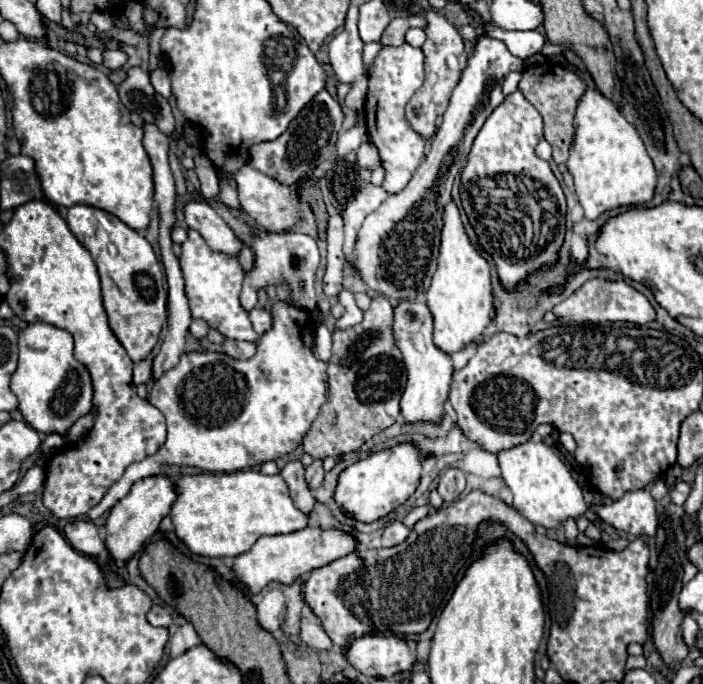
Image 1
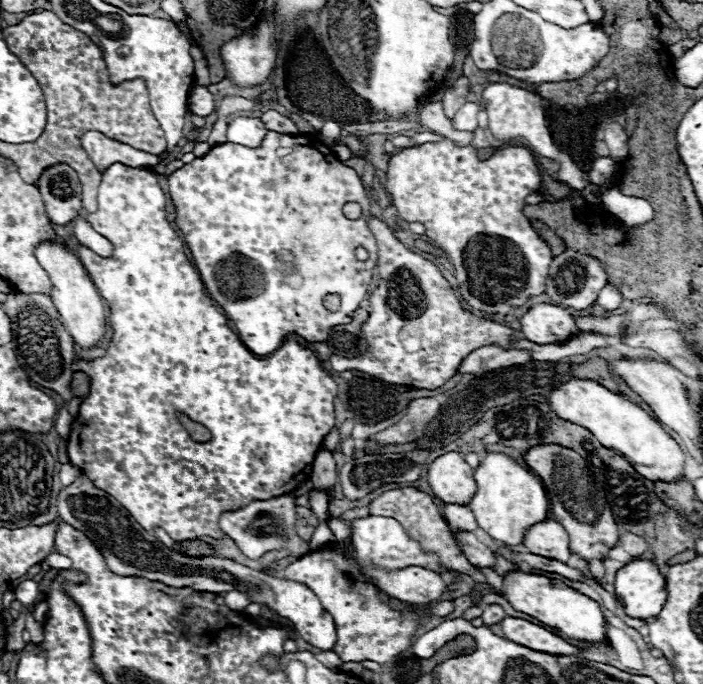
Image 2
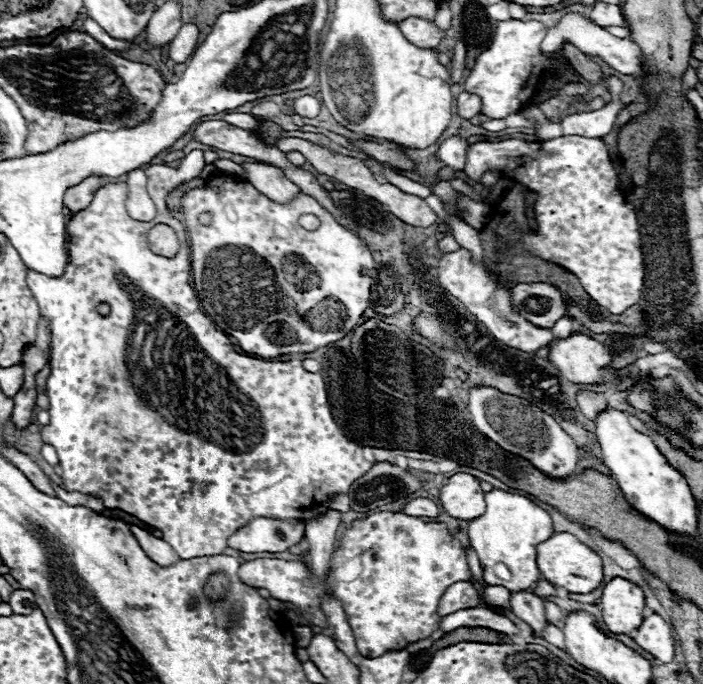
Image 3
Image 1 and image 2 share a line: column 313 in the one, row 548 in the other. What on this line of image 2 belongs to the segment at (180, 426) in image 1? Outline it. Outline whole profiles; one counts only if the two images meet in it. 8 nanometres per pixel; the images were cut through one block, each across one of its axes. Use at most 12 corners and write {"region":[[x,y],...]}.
{"region":[[352,520],[350,546],[286,566],[332,614],[342,662],[386,664],[424,608],[384,604],[366,568],[442,570],[400,522]]}

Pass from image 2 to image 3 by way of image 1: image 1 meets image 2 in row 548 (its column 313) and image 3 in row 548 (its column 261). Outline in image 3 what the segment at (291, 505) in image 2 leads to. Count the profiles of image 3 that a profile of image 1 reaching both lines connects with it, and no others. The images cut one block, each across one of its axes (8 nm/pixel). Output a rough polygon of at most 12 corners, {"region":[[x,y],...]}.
{"region":[[256,518],[226,544],[240,552],[286,552],[304,522]]}

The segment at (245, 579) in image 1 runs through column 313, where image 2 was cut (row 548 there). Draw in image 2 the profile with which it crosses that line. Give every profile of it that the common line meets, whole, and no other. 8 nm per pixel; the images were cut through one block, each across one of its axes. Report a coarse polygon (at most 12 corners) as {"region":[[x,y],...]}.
{"region":[[544,520],[528,528],[524,546],[568,562],[566,530]]}

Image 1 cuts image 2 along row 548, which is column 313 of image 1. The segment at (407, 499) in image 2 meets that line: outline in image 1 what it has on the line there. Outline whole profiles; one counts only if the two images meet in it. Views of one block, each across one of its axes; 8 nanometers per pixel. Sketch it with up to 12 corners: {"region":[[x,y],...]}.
{"region":[[392,304],[332,332],[328,402],[302,444],[350,454],[396,422]]}

